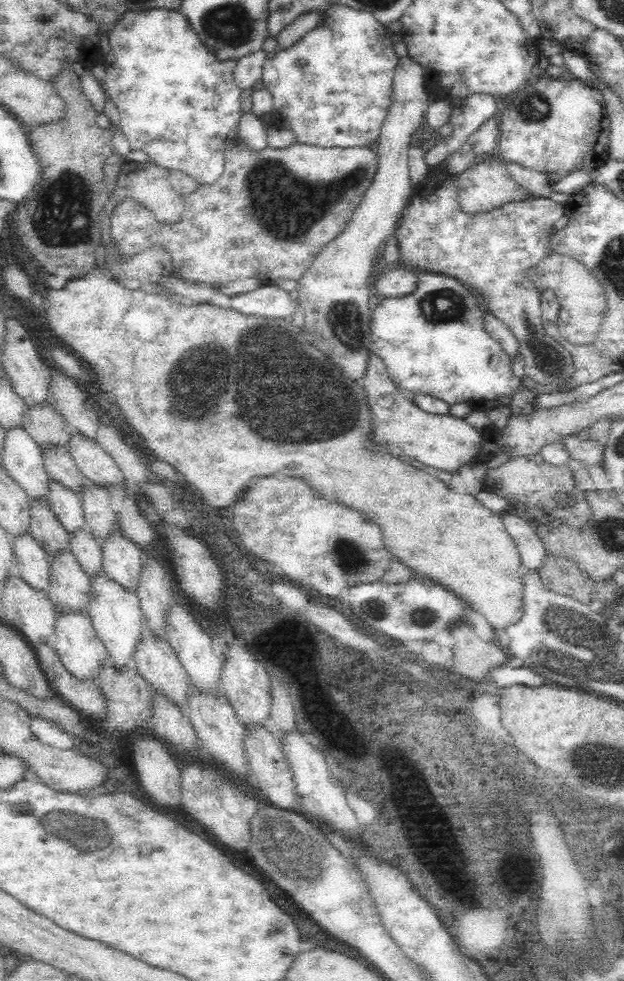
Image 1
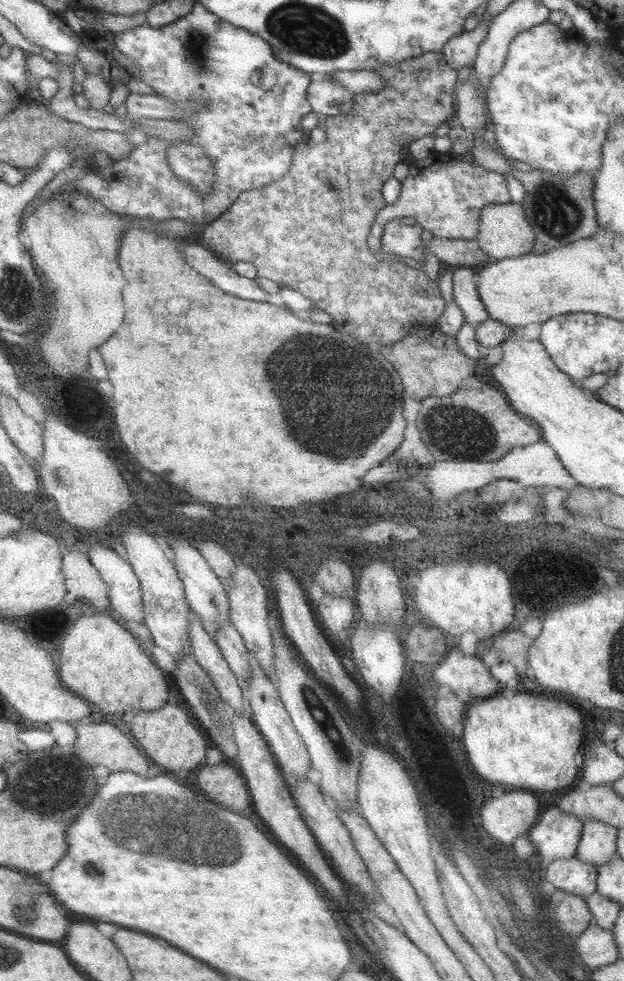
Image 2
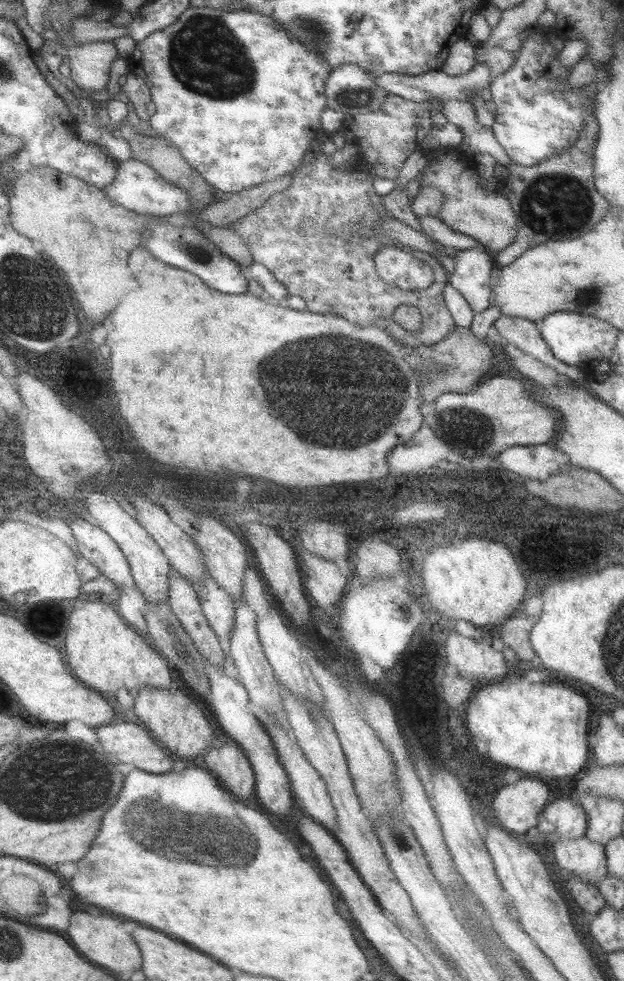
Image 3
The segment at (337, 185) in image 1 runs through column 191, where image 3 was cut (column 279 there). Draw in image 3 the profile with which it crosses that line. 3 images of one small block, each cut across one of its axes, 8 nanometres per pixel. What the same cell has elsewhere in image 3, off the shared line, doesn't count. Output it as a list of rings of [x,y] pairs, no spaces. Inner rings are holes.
[[[391,96],[387,106],[379,112],[373,110],[371,114],[347,116],[345,126],[339,130],[347,140],[343,150],[337,150],[333,156],[323,154],[315,162],[305,164],[287,192],[271,198],[261,210],[251,212],[247,218],[241,218],[233,230],[249,240],[257,264],[265,264],[275,272],[289,288],[291,296],[301,296],[309,304],[309,312],[341,314],[361,326],[377,324],[393,332],[407,348],[443,342],[459,326],[447,306],[445,290],[451,282],[451,274],[443,268],[441,260],[437,256],[425,258],[429,254],[407,248],[407,252],[419,256],[421,262],[431,262],[431,268],[437,272],[437,282],[429,290],[407,292],[387,284],[383,276],[377,274],[375,256],[379,256],[381,248],[395,246],[391,238],[371,236],[351,242],[345,238],[349,230],[363,232],[365,228],[375,226],[379,216],[385,216],[387,208],[383,198],[375,192],[375,178],[397,180],[409,156],[421,150],[421,144],[433,132],[433,126],[433,104],[415,104],[397,96]],[[315,224],[321,224],[325,230],[315,230]],[[403,304],[419,308],[419,314],[423,316],[423,328],[419,332],[407,330],[403,324],[395,322],[395,312]]]

